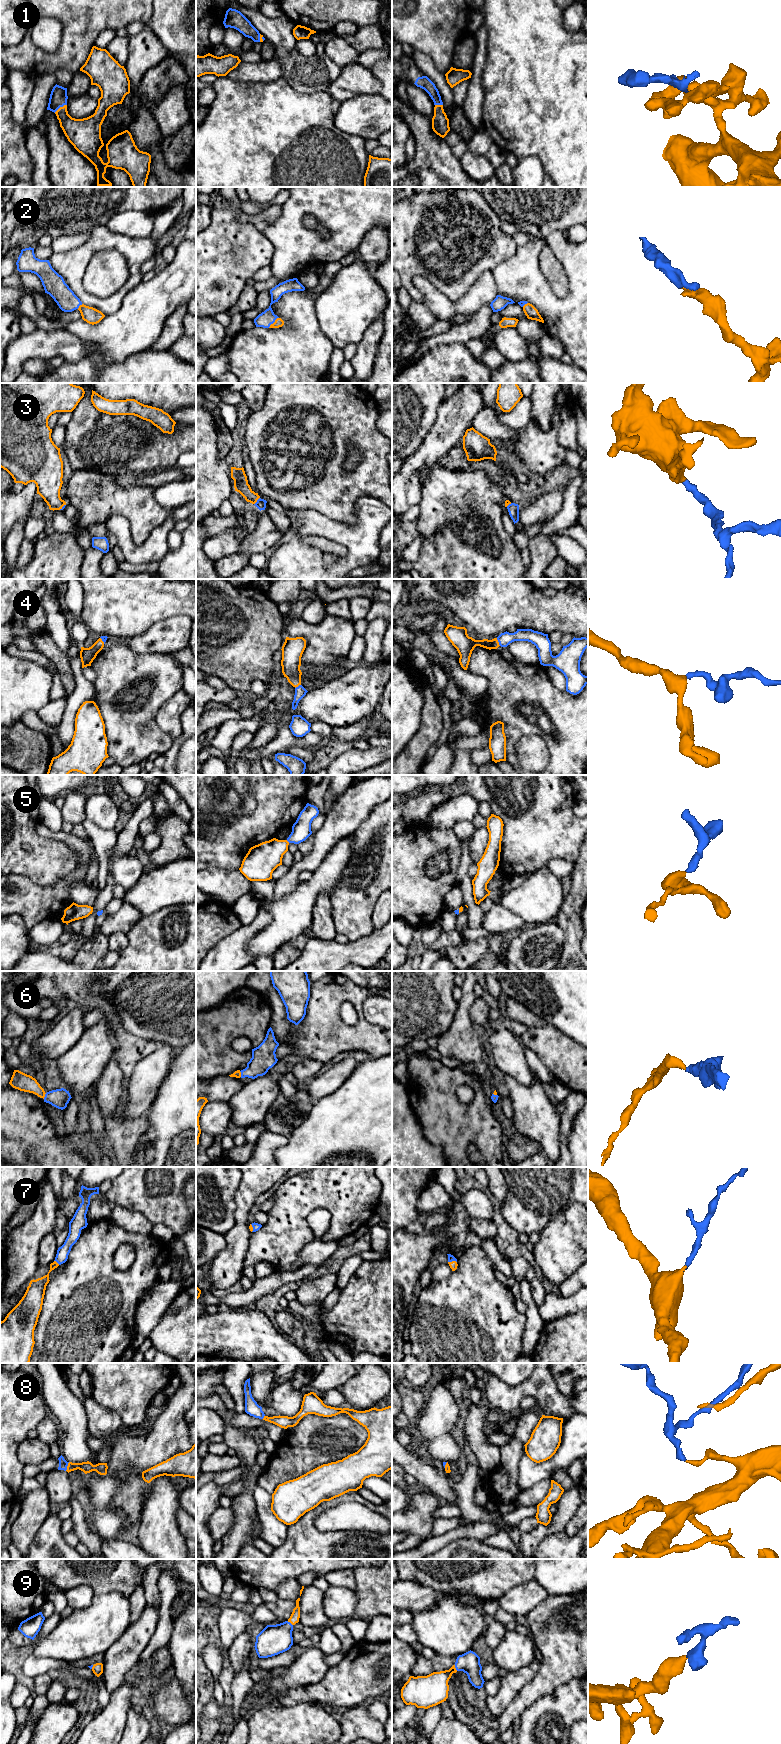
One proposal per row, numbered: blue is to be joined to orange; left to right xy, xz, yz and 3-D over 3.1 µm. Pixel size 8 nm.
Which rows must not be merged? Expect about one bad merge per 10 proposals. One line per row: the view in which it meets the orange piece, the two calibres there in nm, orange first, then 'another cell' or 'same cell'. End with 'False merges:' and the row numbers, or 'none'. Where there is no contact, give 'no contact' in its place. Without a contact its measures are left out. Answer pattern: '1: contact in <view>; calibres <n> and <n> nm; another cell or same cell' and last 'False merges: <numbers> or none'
1: contact in xy; calibres 200 and 140 nm; same cell
2: contact in xz; calibres 70 and 120 nm; same cell
3: contact in xz; calibres 120 and 80 nm; same cell
4: contact in yz; calibres 130 and 110 nm; same cell
5: contact in xz; calibres 260 and 160 nm; same cell
6: contact in xy; calibres 140 and 160 nm; same cell
7: contact in xy; calibres 120 and 100 nm; same cell
8: contact in xy; calibres 90 and 70 nm; same cell
9: contact in yz; calibres 240 and 170 nm; same cell
False merges: none

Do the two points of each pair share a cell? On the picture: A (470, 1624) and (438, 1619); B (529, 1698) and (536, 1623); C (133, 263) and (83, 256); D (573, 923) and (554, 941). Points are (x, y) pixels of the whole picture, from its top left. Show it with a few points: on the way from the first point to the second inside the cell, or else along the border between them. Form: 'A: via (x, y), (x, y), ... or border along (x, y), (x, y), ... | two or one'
A: via (462, 1624), (446, 1624) | one
B: via (546, 1679), (548, 1677), (548, 1642) | one
C: via (124, 249), (118, 243), (97, 243) | one
D: border along (555, 920), (564, 933), (561, 955) | two

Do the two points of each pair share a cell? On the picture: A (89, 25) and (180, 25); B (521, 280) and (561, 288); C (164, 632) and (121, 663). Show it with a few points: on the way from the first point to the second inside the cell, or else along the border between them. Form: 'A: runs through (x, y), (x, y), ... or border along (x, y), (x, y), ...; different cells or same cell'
A: border along (152, 10), (152, 16), (146, 25); different cells
B: border along (538, 266), (551, 289), (557, 295), (564, 297); different cells
C: border along (124, 643), (138, 653), (160, 652); different cells

